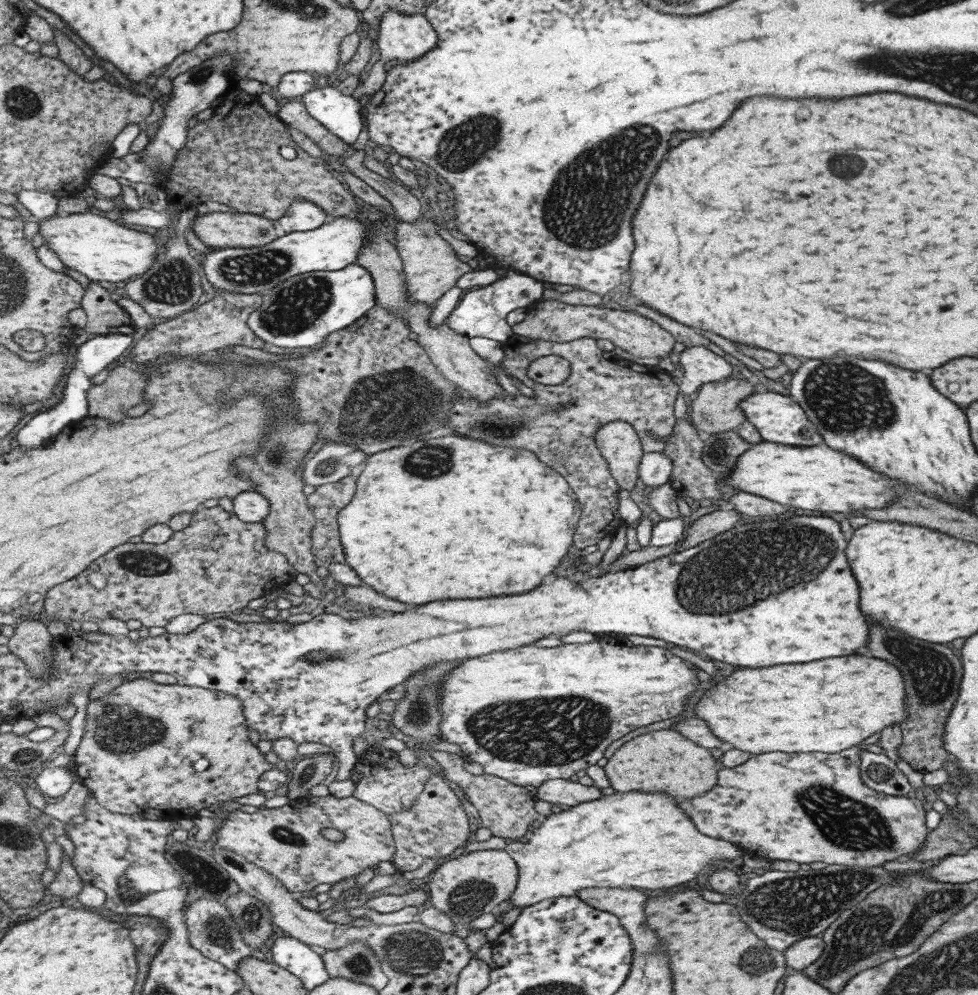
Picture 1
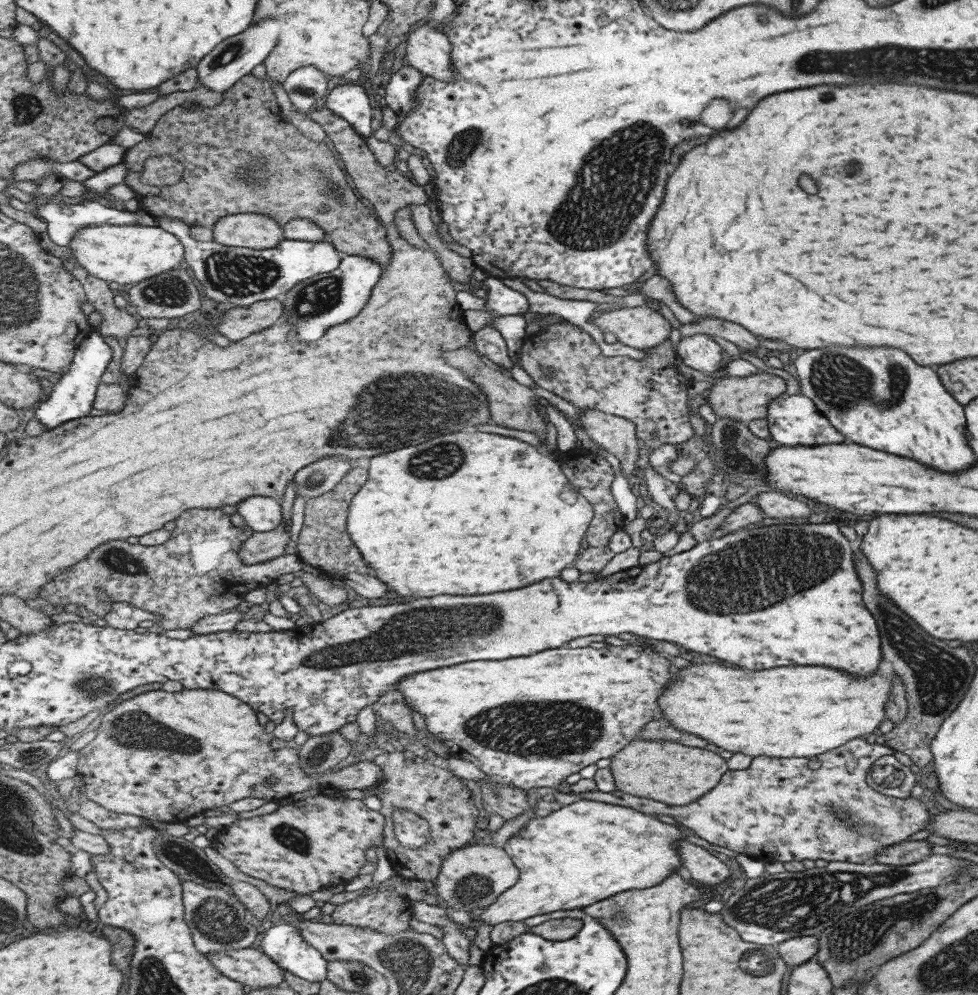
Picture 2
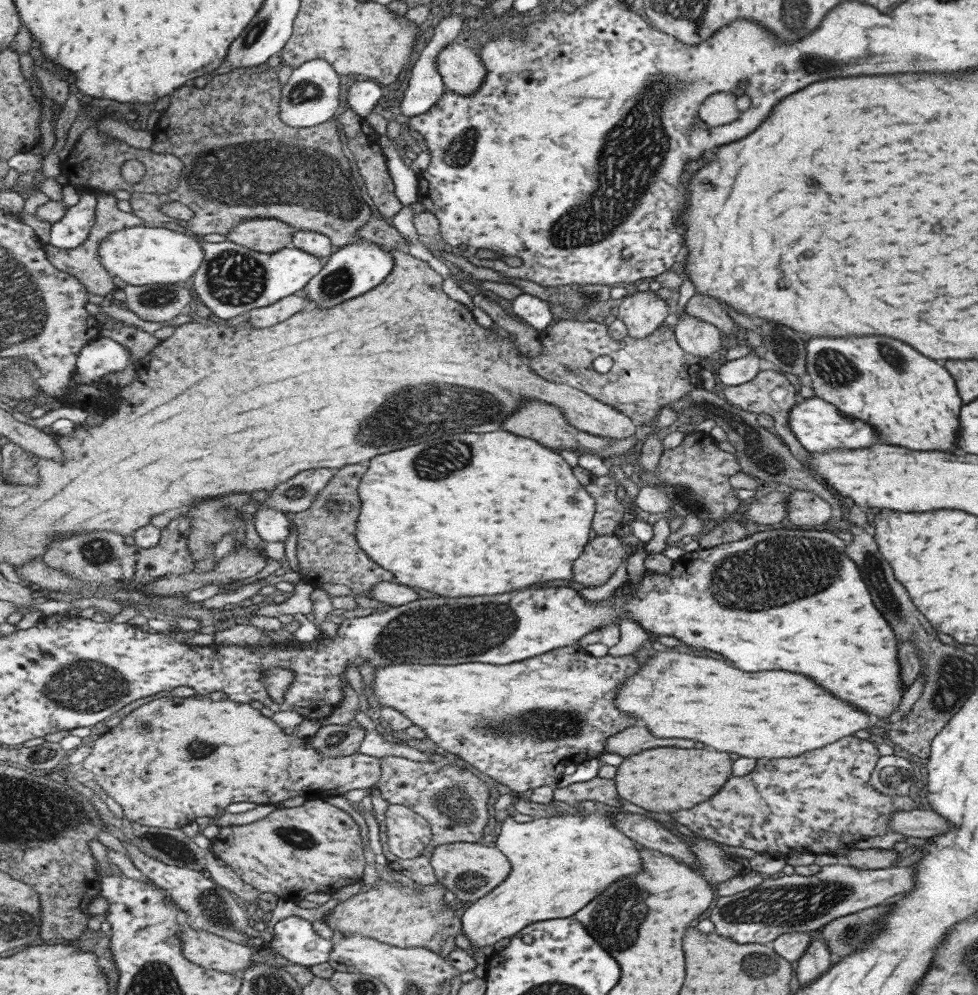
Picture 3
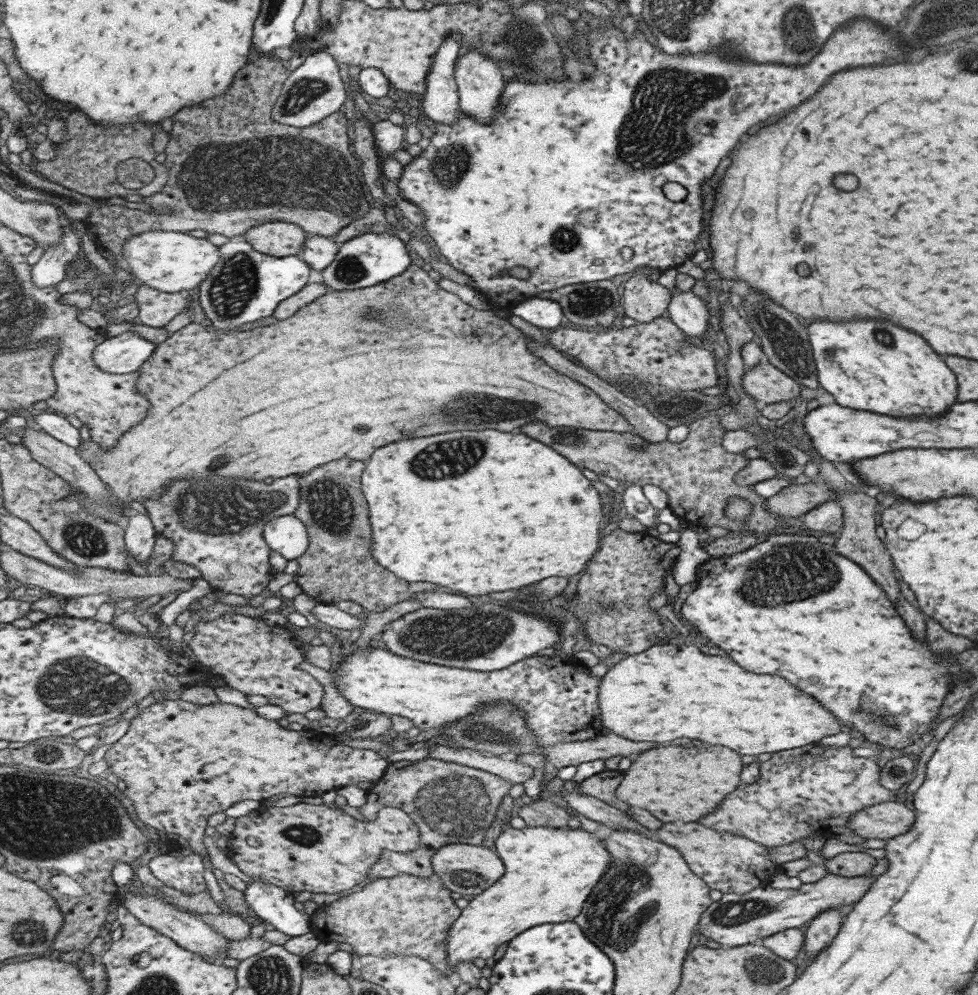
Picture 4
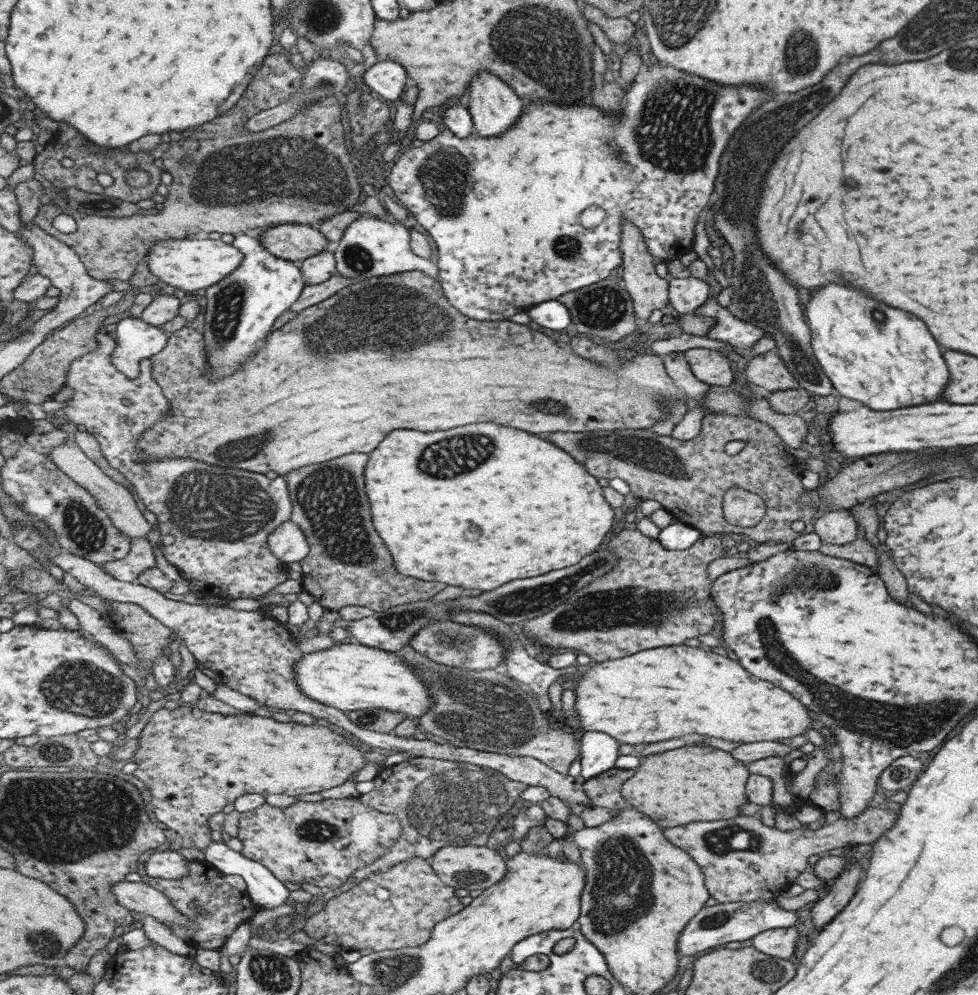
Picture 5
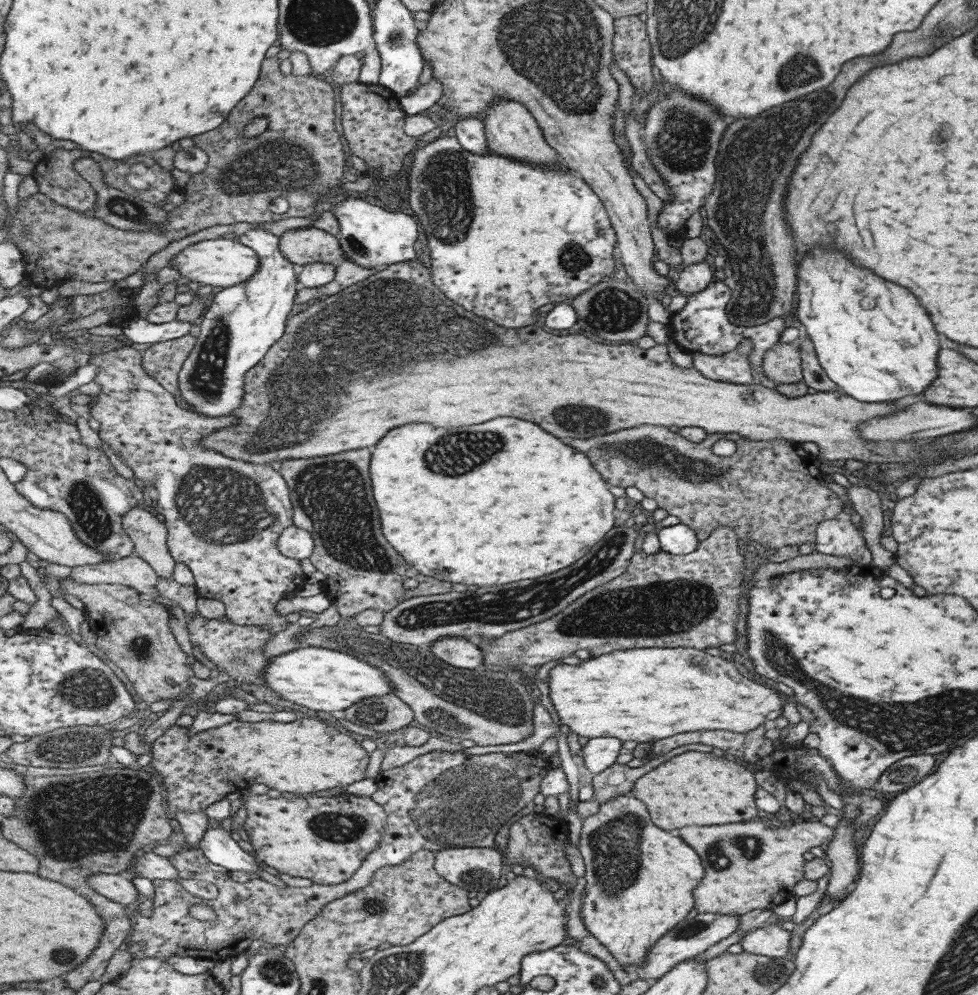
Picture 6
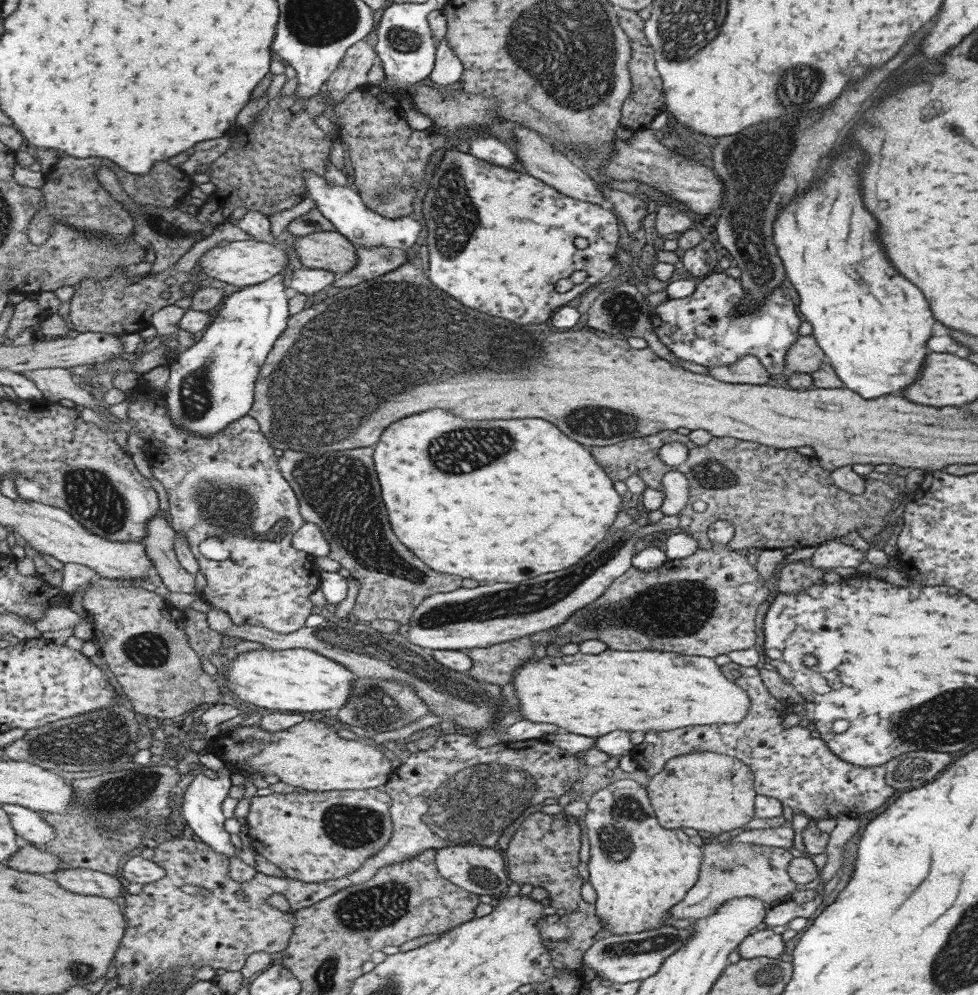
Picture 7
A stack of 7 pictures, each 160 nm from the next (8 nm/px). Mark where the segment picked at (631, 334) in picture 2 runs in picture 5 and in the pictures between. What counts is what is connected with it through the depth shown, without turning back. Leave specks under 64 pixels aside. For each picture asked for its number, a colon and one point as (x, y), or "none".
3: (642, 312)
4: (643, 300)
5: (648, 292)

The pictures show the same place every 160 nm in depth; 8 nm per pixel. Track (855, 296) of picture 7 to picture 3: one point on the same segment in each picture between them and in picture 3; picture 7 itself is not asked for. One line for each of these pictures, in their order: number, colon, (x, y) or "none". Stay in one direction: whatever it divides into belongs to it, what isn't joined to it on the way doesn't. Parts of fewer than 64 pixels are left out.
3: (911, 401)
4: (904, 376)
5: (885, 359)
6: (866, 332)

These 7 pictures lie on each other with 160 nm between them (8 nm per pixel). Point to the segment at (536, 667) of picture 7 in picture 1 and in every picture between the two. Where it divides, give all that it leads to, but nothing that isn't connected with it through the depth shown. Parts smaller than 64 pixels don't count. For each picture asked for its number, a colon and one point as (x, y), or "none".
1: (826, 706)
2: (795, 711)
3: (760, 715)
4: (667, 691)
5: (655, 694)
6: (639, 694)

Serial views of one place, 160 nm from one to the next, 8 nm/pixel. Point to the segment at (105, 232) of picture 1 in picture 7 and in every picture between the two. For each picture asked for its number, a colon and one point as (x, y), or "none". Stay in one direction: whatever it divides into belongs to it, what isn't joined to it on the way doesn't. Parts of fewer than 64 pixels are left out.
2: (125, 254)
3: (142, 255)
4: (168, 261)
5: (188, 265)
6: (221, 262)
7: (248, 263)

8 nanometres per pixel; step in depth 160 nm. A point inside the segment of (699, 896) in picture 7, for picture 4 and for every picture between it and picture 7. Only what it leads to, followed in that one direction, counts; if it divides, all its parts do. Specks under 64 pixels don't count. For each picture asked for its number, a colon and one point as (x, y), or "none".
4: (724, 861)
5: (741, 860)
6: (746, 865)

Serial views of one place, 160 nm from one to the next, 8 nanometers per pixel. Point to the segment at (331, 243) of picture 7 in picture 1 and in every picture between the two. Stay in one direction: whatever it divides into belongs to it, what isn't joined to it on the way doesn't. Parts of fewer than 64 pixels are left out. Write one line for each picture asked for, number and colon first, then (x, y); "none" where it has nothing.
1: (217, 230)
2: (247, 230)
3: (270, 236)
4: (277, 238)
5: (294, 242)
6: (303, 246)

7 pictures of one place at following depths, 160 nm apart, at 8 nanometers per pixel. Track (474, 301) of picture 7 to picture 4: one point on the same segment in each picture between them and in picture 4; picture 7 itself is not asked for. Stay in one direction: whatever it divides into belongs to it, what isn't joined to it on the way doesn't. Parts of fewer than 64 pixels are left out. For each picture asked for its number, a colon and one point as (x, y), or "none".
4: (607, 143)
5: (507, 237)
6: (504, 237)

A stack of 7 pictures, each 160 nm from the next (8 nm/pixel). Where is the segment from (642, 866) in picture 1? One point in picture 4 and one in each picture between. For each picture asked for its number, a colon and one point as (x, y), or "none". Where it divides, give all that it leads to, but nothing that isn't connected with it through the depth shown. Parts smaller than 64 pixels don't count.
2: (586, 851)
3: (558, 863)
4: (549, 871)

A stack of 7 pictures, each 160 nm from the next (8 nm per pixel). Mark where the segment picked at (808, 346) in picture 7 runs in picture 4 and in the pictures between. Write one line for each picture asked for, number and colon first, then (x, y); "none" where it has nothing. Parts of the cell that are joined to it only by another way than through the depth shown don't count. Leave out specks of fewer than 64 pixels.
4: (765, 384)
5: (766, 370)
6: (781, 364)

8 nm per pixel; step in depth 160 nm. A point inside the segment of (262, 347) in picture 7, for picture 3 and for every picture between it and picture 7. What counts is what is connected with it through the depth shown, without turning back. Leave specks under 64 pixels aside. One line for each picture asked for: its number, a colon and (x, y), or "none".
3: (233, 280)
4: (248, 285)
5: (241, 310)
6: (242, 323)

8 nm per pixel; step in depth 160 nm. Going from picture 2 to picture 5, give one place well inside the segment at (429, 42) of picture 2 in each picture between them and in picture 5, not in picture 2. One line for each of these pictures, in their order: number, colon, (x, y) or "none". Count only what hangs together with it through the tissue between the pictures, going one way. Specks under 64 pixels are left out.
3: (460, 67)
4: (479, 82)
5: (493, 106)

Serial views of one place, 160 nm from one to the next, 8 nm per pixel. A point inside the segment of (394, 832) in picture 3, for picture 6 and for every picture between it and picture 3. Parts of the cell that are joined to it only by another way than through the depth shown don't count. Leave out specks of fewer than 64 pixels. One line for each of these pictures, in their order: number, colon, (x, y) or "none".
4: (320, 849)
5: (325, 843)
6: (326, 840)

